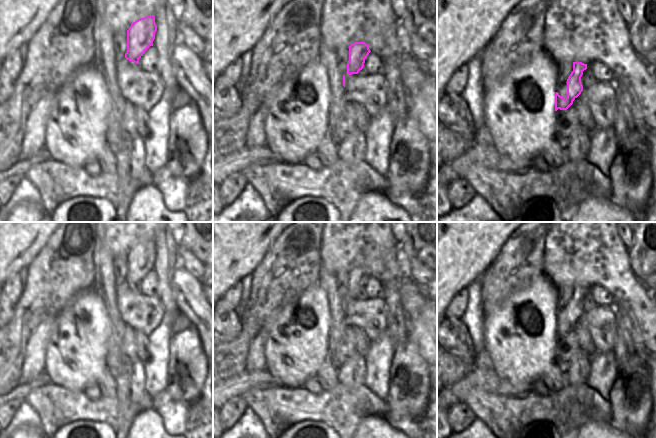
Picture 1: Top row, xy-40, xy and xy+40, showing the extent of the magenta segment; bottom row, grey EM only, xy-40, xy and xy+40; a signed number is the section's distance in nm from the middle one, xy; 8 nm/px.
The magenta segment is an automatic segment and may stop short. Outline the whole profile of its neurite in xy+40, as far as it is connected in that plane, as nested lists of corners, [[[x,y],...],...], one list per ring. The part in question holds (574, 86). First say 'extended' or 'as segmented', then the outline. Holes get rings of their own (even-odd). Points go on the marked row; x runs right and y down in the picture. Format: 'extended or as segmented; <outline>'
as segmented; [[[573,62],[573,71],[567,79],[567,98],[560,96],[558,92],[555,93],[555,111],[567,110],[573,101],[583,91],[583,85],[581,83],[581,77],[583,71],[587,69],[587,64],[582,62]]]

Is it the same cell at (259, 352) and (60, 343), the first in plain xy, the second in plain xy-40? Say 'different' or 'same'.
different

